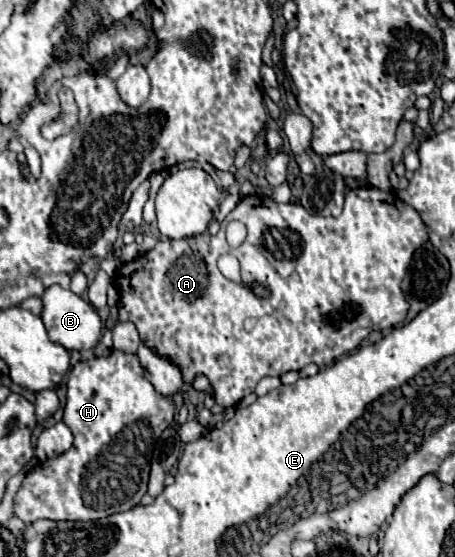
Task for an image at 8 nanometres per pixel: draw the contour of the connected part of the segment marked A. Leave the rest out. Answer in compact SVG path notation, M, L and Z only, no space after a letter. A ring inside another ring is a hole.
M357 187L353 189L347 197L345 197L345 207L341 211L339 217L317 217L317 215L309 215L301 205L293 205L293 203L287 203L287 205L281 205L281 203L275 203L271 197L267 195L249 195L249 197L243 197L237 207L227 215L227 219L221 223L221 229L217 233L217 237L207 237L207 247L203 249L197 249L195 247L195 241L193 239L185 239L185 241L159 241L155 245L153 251L147 251L143 253L139 259L131 261L131 263L125 263L117 275L115 275L115 285L117 289L121 289L121 299L119 299L119 321L133 321L137 325L137 331L139 335L147 341L147 345L163 355L163 357L169 357L173 359L181 371L183 371L183 379L185 379L185 385L183 385L183 391L187 391L189 383L193 383L193 379L197 375L205 375L215 391L215 401L217 405L221 407L233 407L237 405L245 395L253 393L255 385L263 379L263 377L281 377L289 371L301 371L305 365L309 363L315 363L317 367L331 367L335 363L337 357L341 357L343 353L349 353L353 349L359 347L359 343L375 329L387 329L387 327L397 327L405 321L407 317L407 311L409 311L409 303L401 291L401 281L409 269L409 263L411 263L411 257L413 253L429 241L429 227L425 225L425 221L421 221L421 215L407 203L403 203L393 191L381 191L381 189L373 189L373 187ZM233 219L239 219L245 223L247 227L247 239L243 241L241 247L233 249L227 245L225 241L225 227L229 221ZM223 253L231 253L239 259L241 263L241 279L243 279L243 285L239 283L233 283L229 279L225 279L221 275L221 271L217 269L217 257L223 255ZM247 283L259 283L263 287L267 287L269 295L267 299L259 299L259 295L255 295Z

